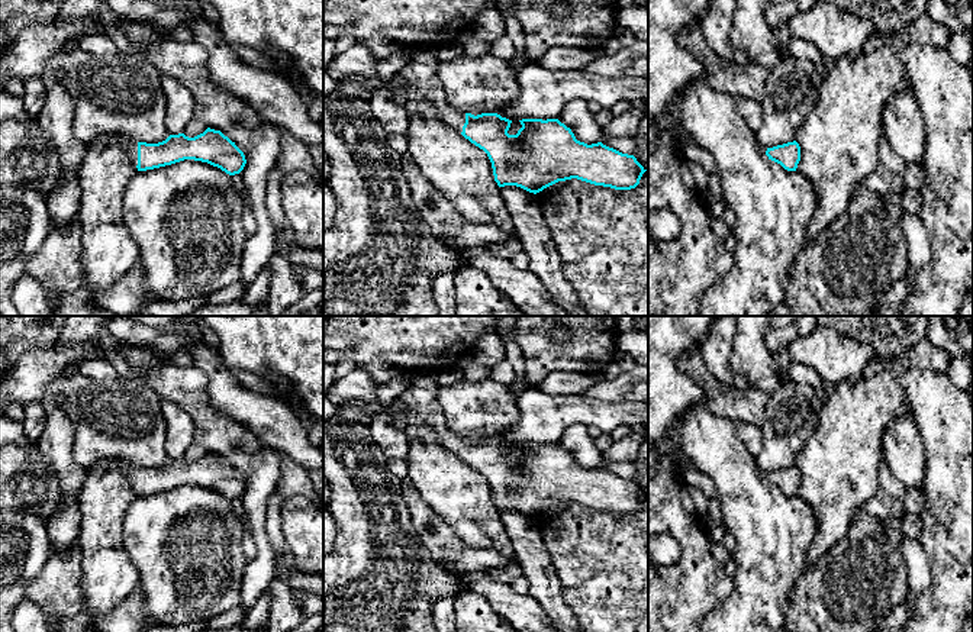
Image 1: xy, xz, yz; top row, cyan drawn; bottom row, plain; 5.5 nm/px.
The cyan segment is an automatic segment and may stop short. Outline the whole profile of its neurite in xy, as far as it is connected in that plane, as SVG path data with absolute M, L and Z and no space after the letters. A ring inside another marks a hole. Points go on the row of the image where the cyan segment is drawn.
M207 128L203 133L189 138L184 133L170 135L158 144L133 142L119 133L117 142L125 148L138 171L171 165L184 159L207 162L229 175L239 174L245 164L244 152L220 130Z

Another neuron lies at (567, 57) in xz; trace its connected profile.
M552 46L538 64L547 70L583 70L602 52L579 46Z

